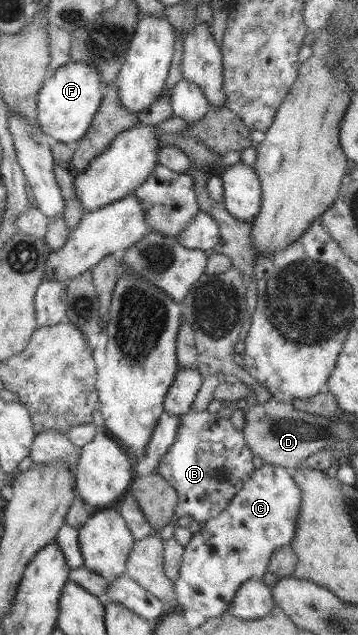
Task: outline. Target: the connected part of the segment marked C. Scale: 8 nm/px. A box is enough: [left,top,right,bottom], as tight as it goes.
[174,464,300,619]

